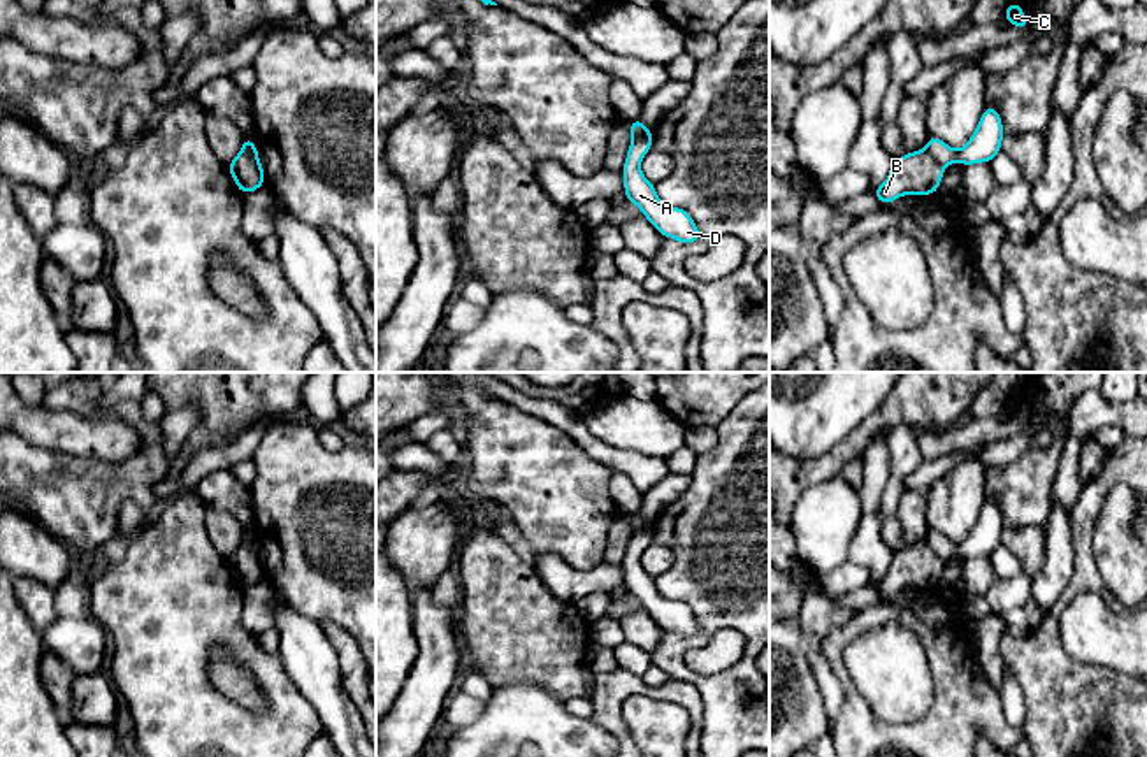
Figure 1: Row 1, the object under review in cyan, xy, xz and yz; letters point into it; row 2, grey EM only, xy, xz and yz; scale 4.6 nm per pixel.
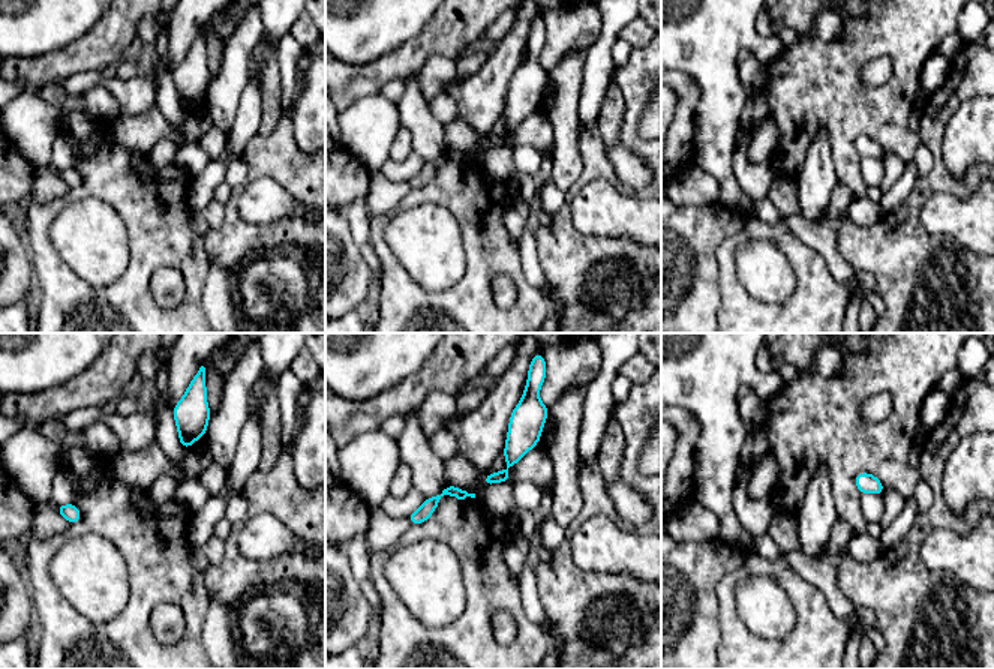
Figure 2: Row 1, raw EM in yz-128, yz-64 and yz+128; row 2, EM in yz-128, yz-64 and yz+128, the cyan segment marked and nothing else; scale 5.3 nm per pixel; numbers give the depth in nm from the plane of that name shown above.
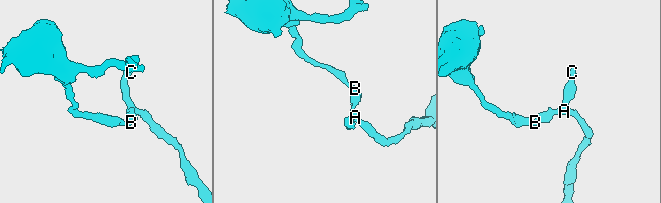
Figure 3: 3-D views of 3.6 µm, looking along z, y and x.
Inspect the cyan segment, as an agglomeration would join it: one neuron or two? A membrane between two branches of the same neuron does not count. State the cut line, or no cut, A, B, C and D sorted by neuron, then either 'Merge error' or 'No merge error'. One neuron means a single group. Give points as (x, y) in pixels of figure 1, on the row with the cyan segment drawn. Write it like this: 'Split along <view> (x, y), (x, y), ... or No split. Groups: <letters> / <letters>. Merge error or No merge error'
Split along yz (926, 148), (944, 167). Groups: A C D / B. Merge error

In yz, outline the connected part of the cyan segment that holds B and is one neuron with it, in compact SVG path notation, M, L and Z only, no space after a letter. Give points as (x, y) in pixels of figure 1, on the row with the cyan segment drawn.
M919 149L892 160L887 181L873 193L880 204L889 204L906 193L934 195L943 177L945 167L931 153Z

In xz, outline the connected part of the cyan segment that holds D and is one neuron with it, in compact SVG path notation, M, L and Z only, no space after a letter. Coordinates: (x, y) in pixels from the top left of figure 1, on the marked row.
M650 139L631 142L627 160L622 169L625 198L641 209L659 234L685 244L696 242L703 235L690 214L680 207L664 205L655 193L655 184L650 183L639 170L641 158L650 149Z

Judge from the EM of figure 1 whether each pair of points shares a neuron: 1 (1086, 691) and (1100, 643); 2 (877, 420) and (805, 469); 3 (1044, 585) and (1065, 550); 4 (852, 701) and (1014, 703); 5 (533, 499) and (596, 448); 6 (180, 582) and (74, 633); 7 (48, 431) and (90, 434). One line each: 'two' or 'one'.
1: two
2: one
3: one
4: two
5: two
6: two
7: one

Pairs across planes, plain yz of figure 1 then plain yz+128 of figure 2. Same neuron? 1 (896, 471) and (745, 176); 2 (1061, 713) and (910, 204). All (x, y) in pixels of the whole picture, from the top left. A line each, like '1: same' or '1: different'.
1: same
2: same

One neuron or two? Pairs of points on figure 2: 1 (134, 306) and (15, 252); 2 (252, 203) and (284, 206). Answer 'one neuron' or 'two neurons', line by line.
1: two neurons
2: one neuron

